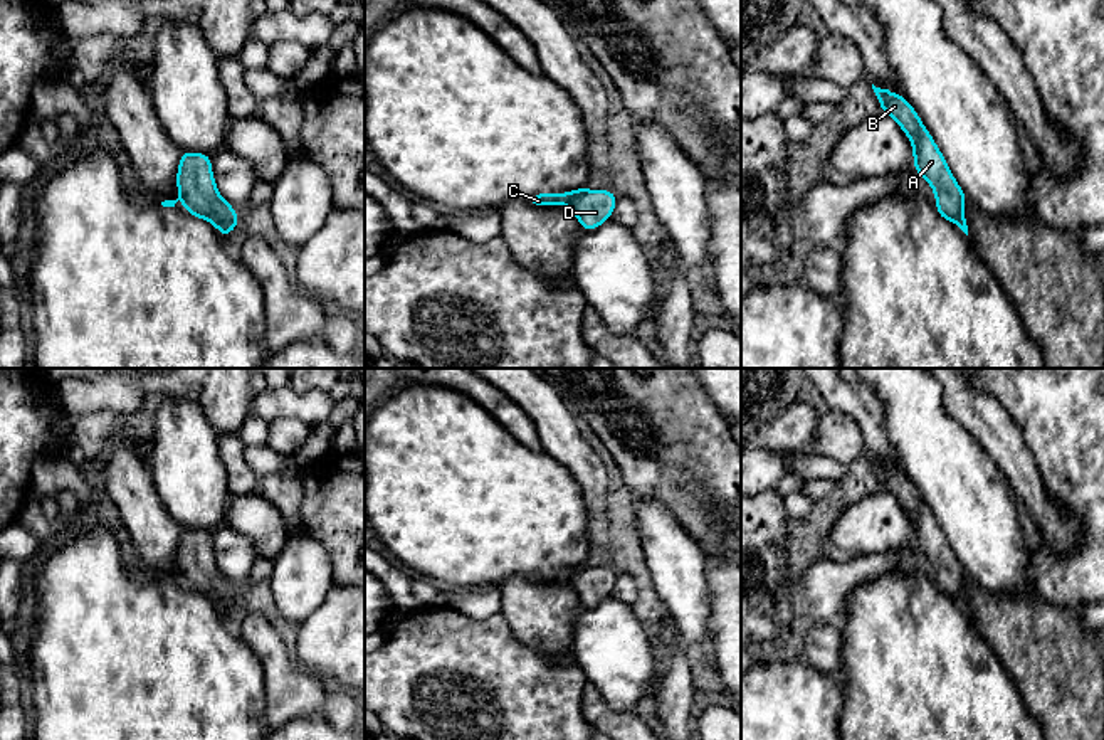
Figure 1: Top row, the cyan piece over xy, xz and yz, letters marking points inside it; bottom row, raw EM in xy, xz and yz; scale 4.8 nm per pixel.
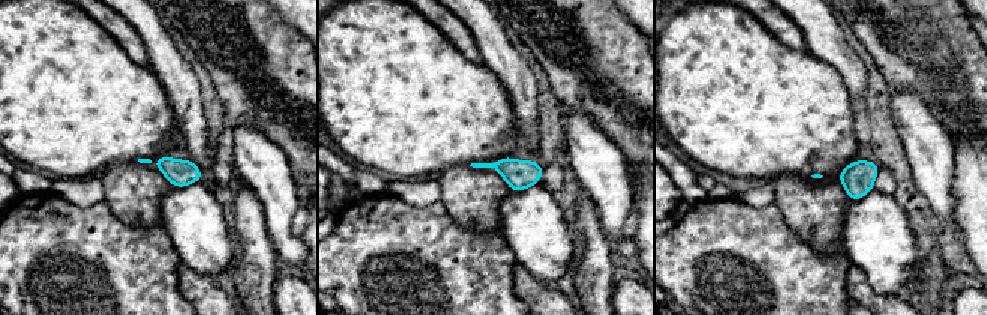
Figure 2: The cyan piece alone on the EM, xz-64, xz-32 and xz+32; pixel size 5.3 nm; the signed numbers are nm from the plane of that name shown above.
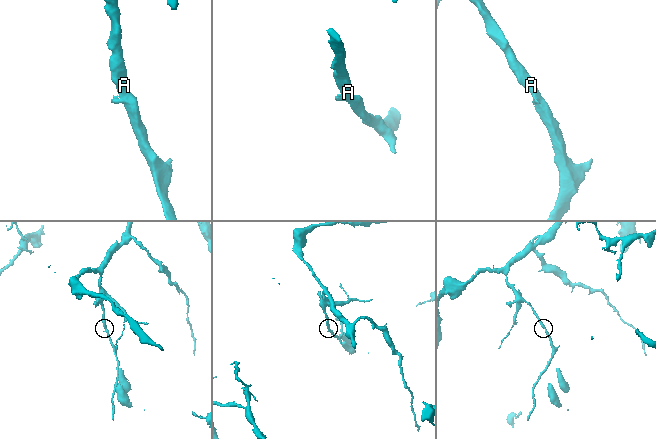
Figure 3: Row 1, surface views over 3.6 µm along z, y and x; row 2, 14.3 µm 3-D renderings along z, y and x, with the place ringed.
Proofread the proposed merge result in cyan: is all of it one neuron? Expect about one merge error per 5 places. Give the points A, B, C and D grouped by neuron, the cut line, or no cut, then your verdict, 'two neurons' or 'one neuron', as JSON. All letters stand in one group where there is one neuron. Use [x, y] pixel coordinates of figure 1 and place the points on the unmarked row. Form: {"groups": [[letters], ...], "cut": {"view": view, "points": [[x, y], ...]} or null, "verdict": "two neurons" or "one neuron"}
{"groups": [["A", "B", "D"], ["C"]], "cut": {"view": "xz", "points": [[583, 564], [575, 567], [567, 581]]}, "verdict": "two neurons"}

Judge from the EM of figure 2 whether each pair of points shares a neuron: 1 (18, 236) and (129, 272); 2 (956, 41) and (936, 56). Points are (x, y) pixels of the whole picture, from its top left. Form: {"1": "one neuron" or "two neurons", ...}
{"1": "one neuron", "2": "two neurons"}

